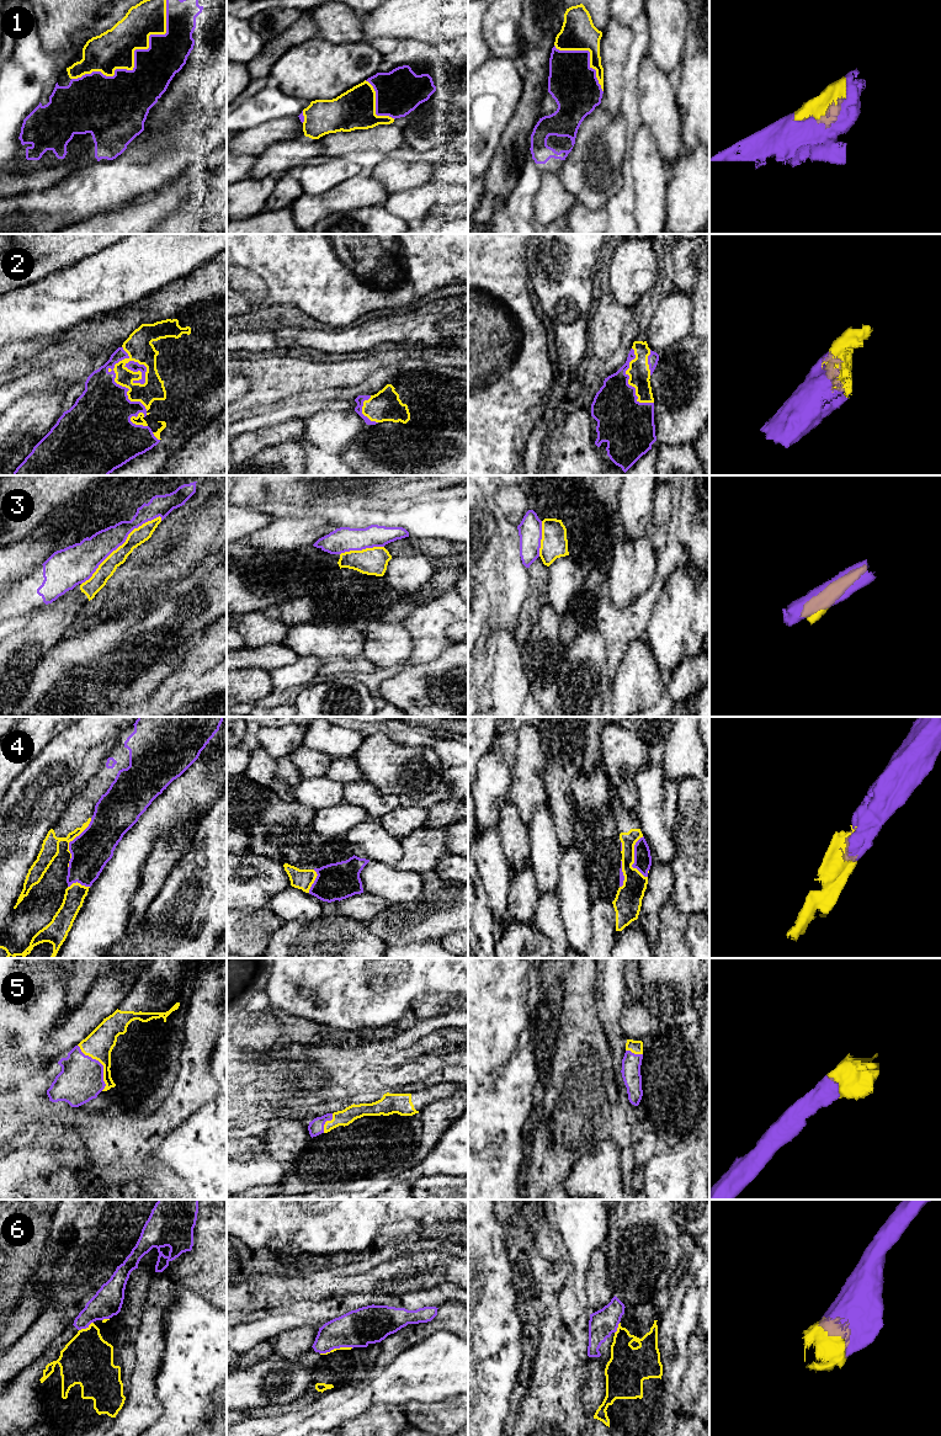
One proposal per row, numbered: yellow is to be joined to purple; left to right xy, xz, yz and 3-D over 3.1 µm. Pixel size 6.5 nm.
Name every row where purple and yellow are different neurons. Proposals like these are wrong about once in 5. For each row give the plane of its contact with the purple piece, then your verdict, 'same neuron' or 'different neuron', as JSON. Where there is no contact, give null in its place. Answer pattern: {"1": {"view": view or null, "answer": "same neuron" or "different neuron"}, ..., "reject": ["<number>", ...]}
{"1": {"view": "xy", "answer": "same neuron"}, "2": {"view": "xy", "answer": "same neuron"}, "3": {"view": "xy", "answer": "different neuron"}, "4": {"view": "yz", "answer": "same neuron"}, "5": {"view": "xy", "answer": "same neuron"}, "6": {"view": "xy", "answer": "different neuron"}, "reject": ["3", "6"]}

